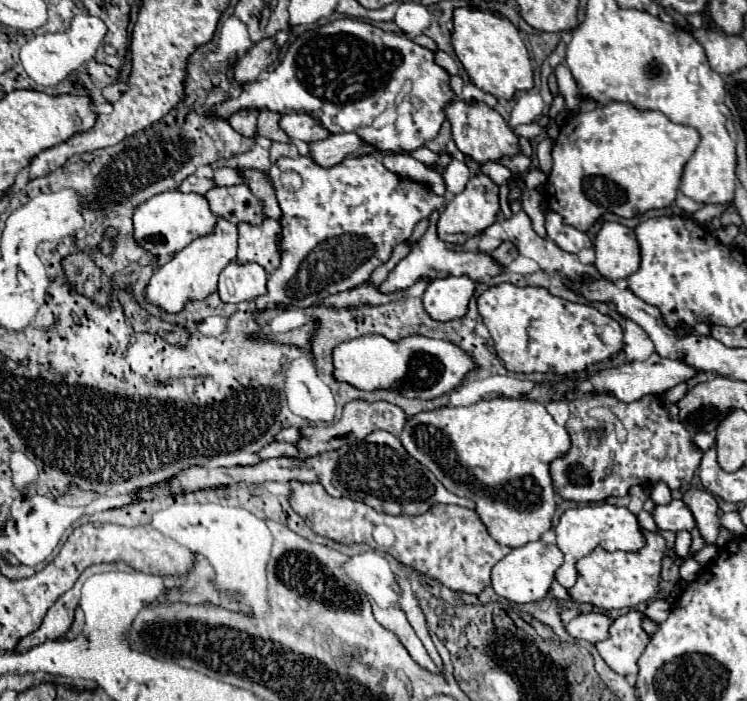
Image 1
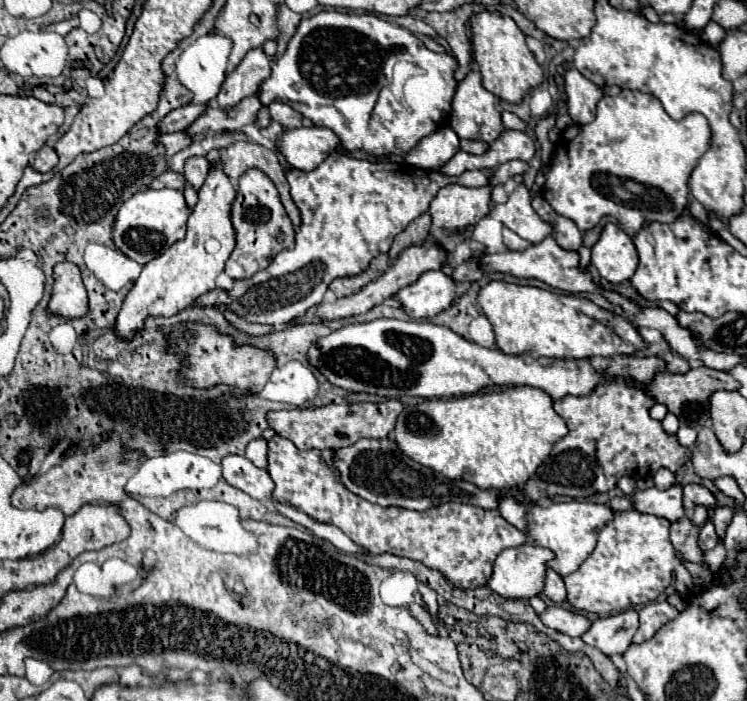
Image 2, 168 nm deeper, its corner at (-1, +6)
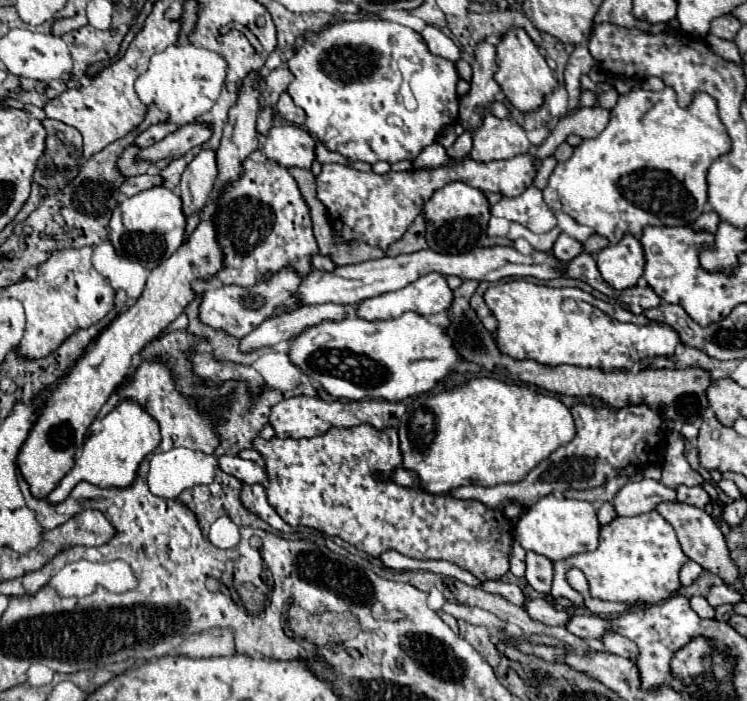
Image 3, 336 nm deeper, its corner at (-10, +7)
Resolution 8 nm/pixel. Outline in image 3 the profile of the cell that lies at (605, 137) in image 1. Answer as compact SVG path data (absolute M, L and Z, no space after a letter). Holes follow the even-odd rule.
M668 86L654 104L650 104L648 90L632 90L630 94L620 96L612 110L612 118L600 136L582 140L566 162L556 164L548 186L544 188L544 200L554 212L570 214L576 222L586 224L608 238L610 244L620 242L628 232L634 238L640 238L644 226L688 226L704 212L708 202L706 174L710 164L728 154L730 148L730 136L718 118L716 100L706 92L696 92L690 106L682 108L674 90Z

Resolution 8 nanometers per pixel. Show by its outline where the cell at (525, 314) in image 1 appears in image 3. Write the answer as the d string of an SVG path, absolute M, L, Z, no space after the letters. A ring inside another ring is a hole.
M510 280L490 286L484 300L498 320L498 350L514 360L536 360L542 366L570 364L612 372L630 370L634 362L646 356L672 356L676 346L682 344L678 332L670 326L640 320L640 316L634 316L626 308L622 310L614 304L600 302L580 288L548 288L528 280ZM566 298L578 302L576 312L562 310L560 304ZM620 318L634 318L634 322L622 322Z

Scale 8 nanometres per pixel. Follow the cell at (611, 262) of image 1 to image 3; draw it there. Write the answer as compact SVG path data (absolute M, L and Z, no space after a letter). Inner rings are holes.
M626 234L618 244L600 250L596 260L604 282L614 290L626 290L636 286L644 270L642 244L630 234Z

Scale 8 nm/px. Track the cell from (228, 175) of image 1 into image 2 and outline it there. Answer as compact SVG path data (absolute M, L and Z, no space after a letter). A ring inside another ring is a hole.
M191 157L185 163L185 179L187 179L187 185L199 189L205 183L205 179L207 179L209 169L211 169L211 163L205 157Z

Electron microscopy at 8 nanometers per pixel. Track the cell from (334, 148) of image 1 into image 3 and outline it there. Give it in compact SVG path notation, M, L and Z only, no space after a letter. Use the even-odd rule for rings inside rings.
M272 126L266 134L260 152L282 168L310 168L314 162L316 140L298 126Z

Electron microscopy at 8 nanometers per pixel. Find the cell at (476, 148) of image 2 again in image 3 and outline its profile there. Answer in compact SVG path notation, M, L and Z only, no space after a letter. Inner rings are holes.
M466 130L450 148L446 148L446 154L454 160L460 160L462 156L468 156L470 154L470 148L472 148L472 136L470 132Z

